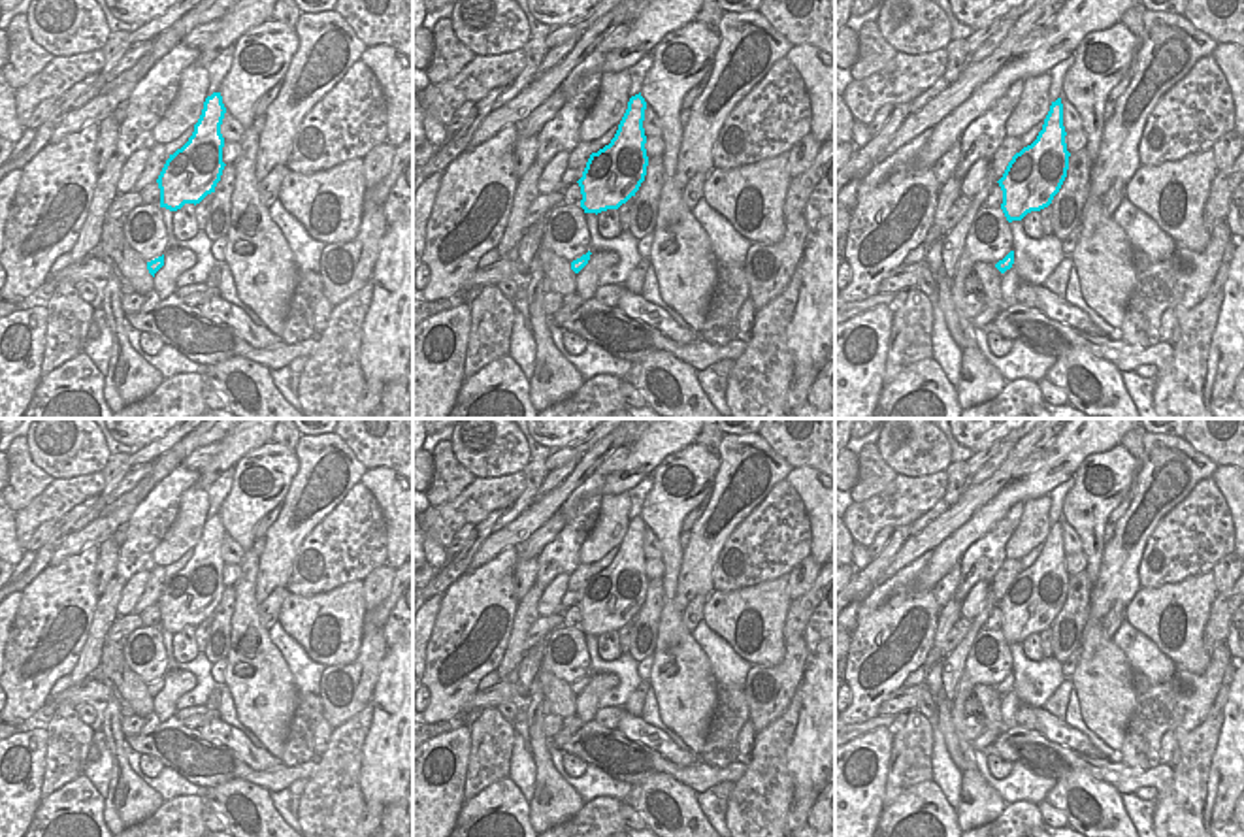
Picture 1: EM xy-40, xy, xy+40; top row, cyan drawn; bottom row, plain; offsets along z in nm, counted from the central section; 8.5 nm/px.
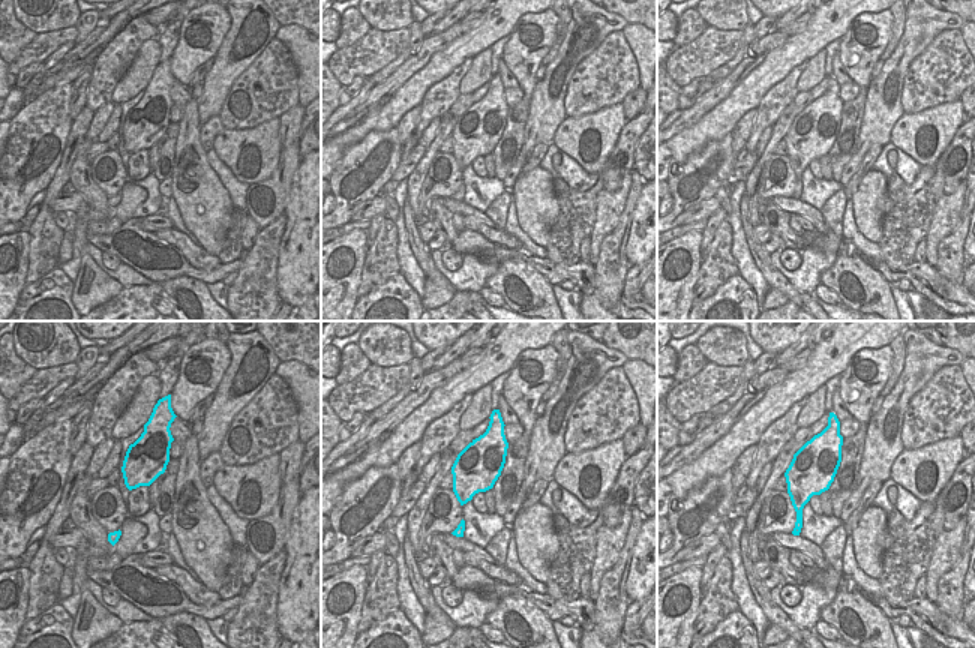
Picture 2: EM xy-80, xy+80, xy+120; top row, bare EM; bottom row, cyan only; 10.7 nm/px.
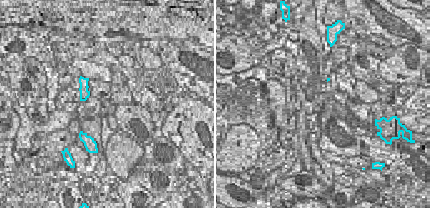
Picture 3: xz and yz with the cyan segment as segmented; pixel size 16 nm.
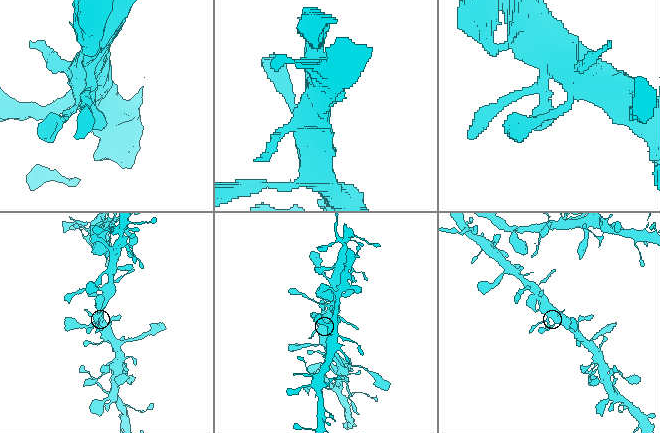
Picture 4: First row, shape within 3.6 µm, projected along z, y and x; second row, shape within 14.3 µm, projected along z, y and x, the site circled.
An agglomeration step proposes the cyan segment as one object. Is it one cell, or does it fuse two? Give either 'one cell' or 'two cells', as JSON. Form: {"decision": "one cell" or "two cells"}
{"decision": "one cell"}

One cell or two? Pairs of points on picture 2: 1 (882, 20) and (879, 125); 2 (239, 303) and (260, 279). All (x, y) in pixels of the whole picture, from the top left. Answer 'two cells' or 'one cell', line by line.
1: two cells
2: one cell

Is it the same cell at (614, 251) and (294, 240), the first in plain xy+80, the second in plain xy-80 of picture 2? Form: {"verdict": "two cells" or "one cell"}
{"verdict": "two cells"}

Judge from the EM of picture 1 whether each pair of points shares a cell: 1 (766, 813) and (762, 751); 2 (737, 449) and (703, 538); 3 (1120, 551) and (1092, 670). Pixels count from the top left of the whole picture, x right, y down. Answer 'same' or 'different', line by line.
1: same
2: same
3: different

